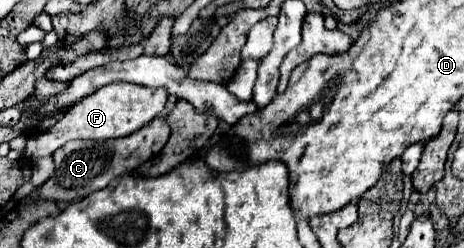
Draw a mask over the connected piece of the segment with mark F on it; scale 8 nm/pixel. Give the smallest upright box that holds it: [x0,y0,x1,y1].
[25,81,169,159]

